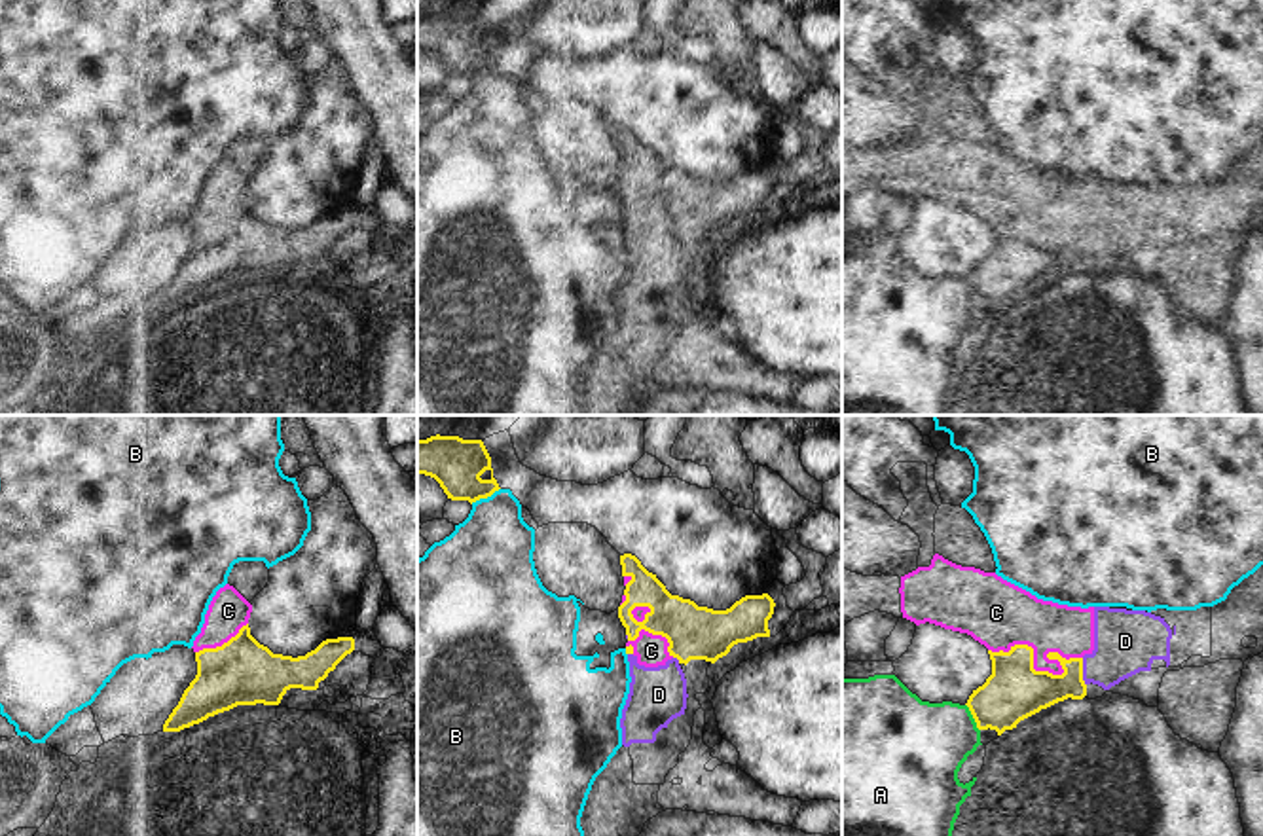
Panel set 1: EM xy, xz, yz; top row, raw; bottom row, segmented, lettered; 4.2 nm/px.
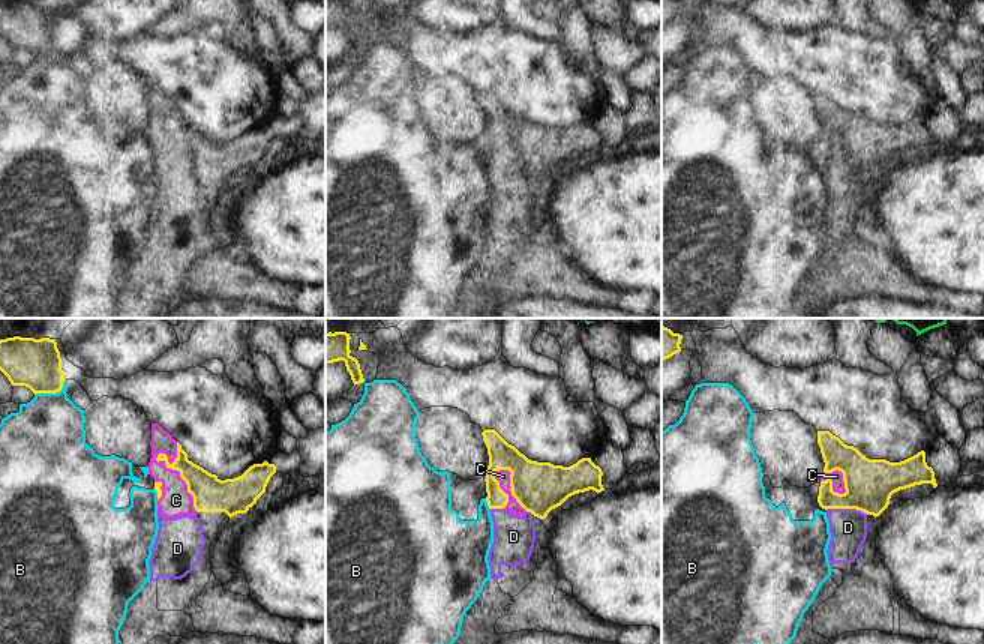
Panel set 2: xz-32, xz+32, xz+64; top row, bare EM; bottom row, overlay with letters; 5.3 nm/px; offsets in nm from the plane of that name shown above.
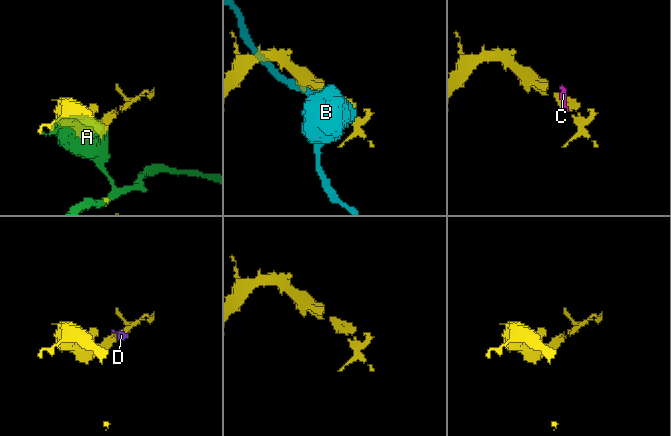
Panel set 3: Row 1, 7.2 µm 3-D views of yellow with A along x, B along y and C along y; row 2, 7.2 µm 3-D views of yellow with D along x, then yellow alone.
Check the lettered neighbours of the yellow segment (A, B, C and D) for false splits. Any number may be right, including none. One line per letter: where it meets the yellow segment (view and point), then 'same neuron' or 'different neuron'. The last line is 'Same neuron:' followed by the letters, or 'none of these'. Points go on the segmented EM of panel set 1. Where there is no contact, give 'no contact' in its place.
A: meets yellow in yz at (973, 717); different neuron
B: meets yellow in xz at (484, 497); different neuron
C: meets yellow in yz at (1045, 672); different neuron
D: meets yellow in yz at (1081, 672); different neuron
Same neuron: none of these

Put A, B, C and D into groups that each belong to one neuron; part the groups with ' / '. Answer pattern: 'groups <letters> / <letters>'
groups A / B / C D

